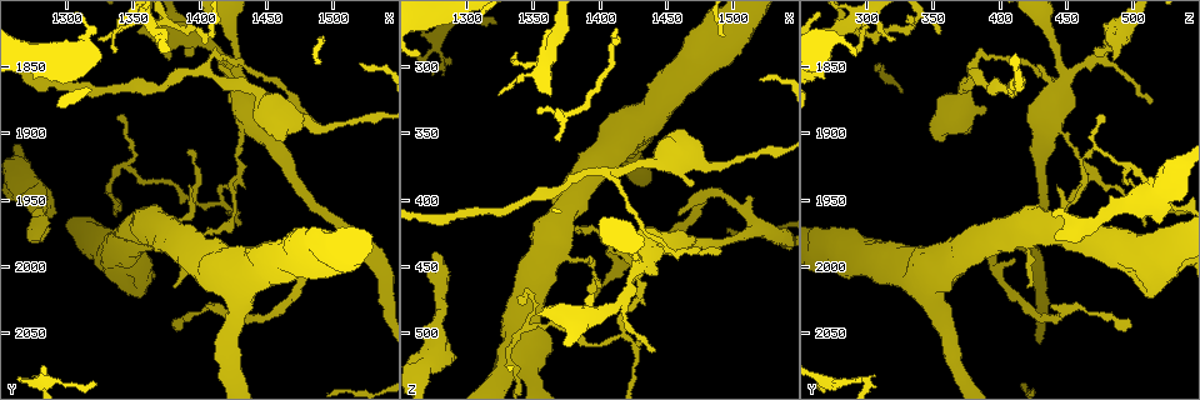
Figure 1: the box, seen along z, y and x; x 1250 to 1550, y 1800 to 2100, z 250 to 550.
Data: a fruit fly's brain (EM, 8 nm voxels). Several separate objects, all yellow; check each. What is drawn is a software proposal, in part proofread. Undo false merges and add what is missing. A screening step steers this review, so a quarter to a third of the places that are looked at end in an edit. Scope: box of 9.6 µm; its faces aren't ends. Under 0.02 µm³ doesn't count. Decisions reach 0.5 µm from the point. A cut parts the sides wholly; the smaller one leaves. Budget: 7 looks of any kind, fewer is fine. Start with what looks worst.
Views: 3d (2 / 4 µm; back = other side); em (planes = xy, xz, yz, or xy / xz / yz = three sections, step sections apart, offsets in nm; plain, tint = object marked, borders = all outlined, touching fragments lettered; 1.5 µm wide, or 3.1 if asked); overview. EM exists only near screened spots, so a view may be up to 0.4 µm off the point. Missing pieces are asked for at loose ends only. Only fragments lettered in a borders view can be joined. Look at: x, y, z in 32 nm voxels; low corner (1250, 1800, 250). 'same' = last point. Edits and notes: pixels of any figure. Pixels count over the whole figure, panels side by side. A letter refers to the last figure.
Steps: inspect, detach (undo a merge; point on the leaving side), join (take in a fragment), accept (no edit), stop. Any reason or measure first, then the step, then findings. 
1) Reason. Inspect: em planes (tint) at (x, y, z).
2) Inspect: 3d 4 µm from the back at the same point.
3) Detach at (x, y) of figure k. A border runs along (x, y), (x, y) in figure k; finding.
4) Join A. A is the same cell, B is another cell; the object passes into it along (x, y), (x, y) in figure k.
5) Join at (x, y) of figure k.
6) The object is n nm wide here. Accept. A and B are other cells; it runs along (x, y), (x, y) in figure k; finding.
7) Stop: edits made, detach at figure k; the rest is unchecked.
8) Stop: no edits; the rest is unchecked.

Branch stops here. Inspect: em xz step 8 (tint) at (1352, 1824, 486).

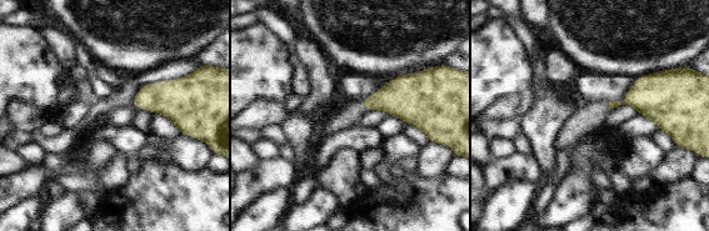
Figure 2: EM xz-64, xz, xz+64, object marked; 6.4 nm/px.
Cut it another way. Inspect: em planes (borders) at the same point.

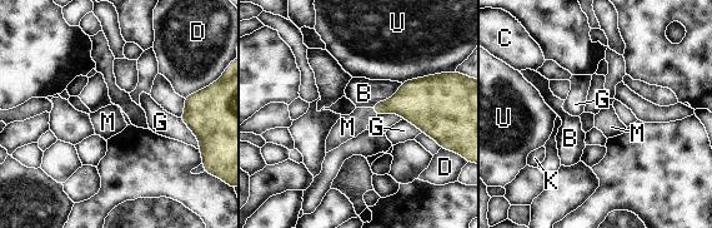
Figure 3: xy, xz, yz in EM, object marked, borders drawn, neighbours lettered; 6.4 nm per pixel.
Join M. M is the same cell, B, C, D, G, K and U are other cells; it goes on there.

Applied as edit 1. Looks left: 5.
Branch stops here. Inspect: 3d 2 µm at (1378, 2044, 496).

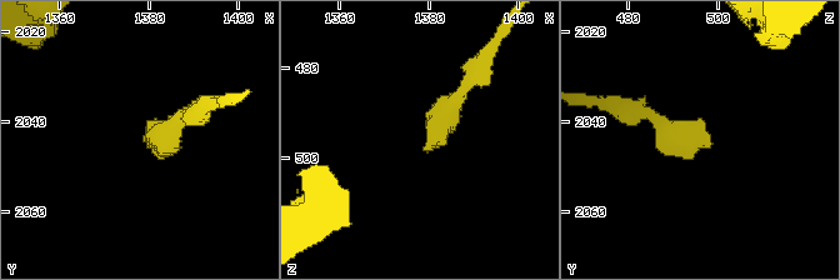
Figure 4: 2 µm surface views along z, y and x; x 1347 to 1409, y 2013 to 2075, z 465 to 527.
Inspect: em xz step 4 (borders) at (1378, 2044, 498).

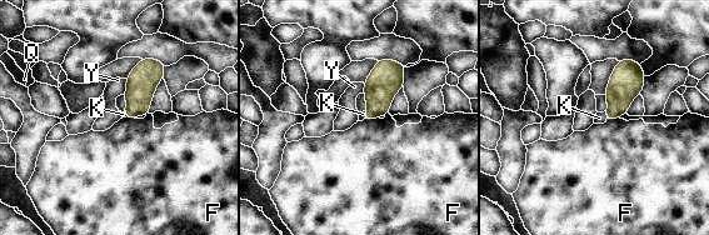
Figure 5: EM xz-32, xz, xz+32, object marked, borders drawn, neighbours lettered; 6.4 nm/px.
Inspect: em planes (borders) at the same point.

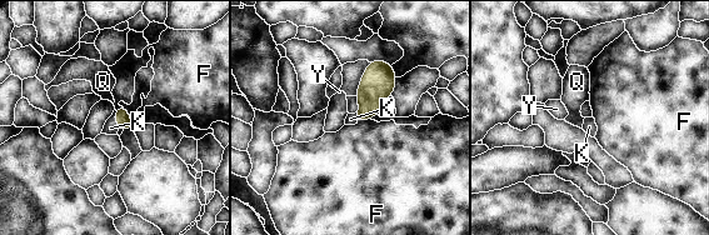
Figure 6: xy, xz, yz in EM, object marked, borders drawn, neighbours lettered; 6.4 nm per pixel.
The object is 100 nm wide here. Join K. K is the same cell, F, Q and Y are other cells; the object passes into it along (124, 121), (115, 119), (110, 128) in figure 6; the cell continues.

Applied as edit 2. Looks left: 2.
Branch point. Inspect: 3d 4 µm at (1430, 1932, 468).

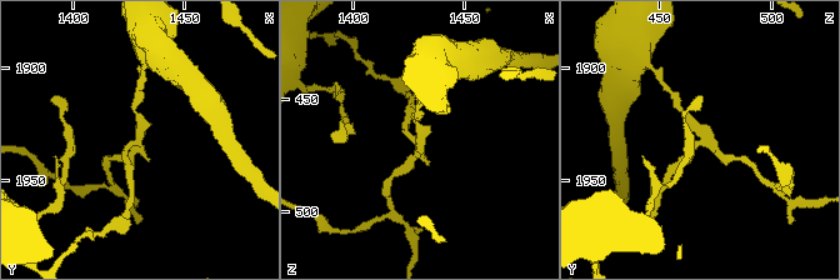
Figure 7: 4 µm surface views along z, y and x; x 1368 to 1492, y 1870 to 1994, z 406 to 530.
3 arms meet here. Inspect: em planes (borders) at (1429, 1931, 471).

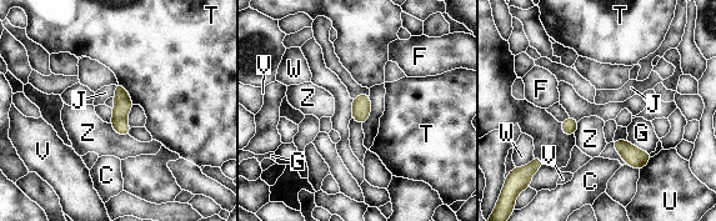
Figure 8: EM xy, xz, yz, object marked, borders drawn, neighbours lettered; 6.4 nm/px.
Detach at (124, 104) of figure 8. C, F, G, J, T, U, V, W and Z are other cells; a border runs along (125, 117), (111, 121) in figure 8; two cells meet here.

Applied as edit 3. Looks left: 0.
Stop: edits made, join at figure 3, join at figure 6, detach at figure 8; the rest is unchecked.

